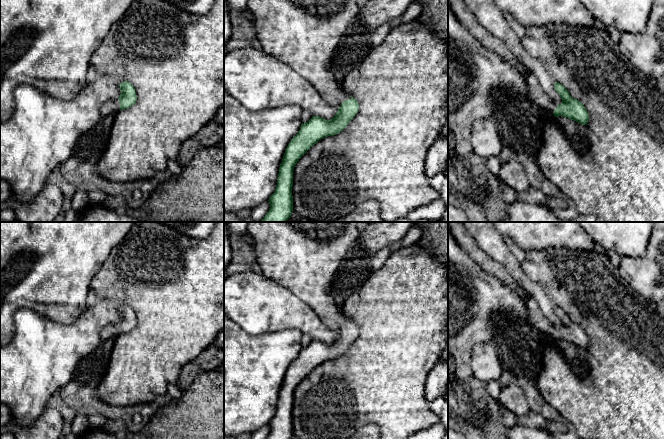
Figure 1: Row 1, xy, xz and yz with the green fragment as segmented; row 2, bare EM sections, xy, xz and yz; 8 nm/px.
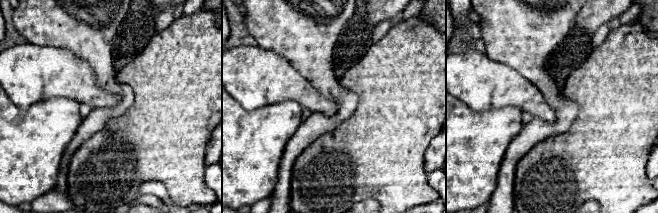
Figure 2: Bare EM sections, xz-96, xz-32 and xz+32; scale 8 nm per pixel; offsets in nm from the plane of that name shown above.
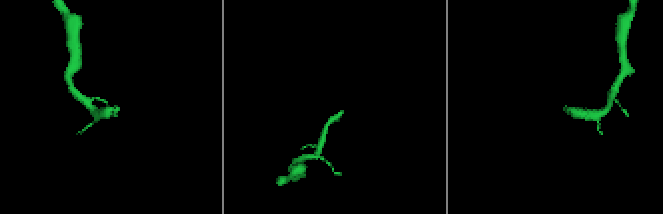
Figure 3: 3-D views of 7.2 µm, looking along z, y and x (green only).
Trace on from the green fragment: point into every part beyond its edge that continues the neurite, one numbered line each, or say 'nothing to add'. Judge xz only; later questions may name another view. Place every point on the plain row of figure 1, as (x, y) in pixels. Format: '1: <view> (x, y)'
1: xz (302, 256)

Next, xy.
1: xy (113, 330)

